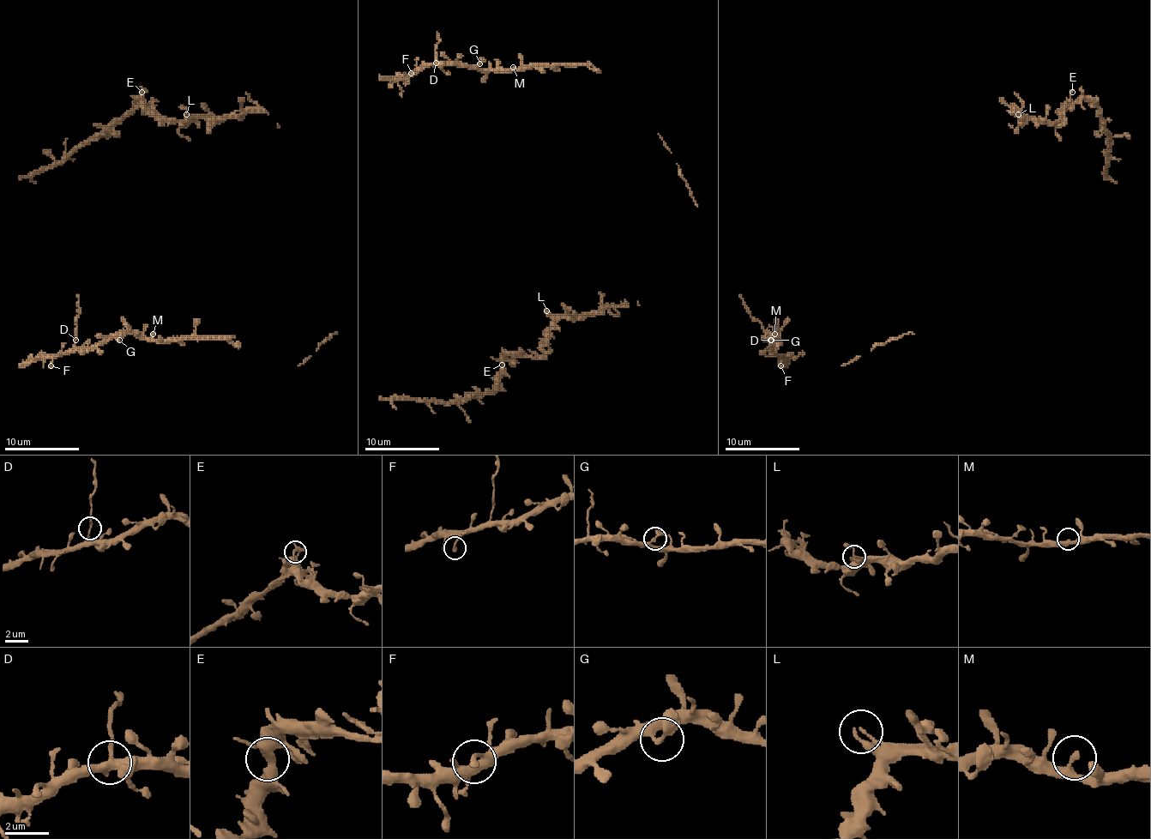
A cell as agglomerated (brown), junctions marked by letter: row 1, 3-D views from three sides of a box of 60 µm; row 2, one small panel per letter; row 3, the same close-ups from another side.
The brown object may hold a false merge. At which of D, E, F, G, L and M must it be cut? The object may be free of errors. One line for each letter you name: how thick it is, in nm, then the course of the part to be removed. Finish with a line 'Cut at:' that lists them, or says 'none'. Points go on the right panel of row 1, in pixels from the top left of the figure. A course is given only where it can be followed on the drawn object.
D: 170 nm | (771, 340), (750, 315), (739, 295)
Cut at: D

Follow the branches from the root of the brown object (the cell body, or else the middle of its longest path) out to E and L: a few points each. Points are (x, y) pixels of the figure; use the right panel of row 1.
E: (1015, 133), (1015, 129), (1026, 118), (1061, 123), (1064, 120), (1063, 111), (1070, 101), (1072, 92)
L: (1015, 133), (1015, 129), (1024, 120), (1018, 114)

